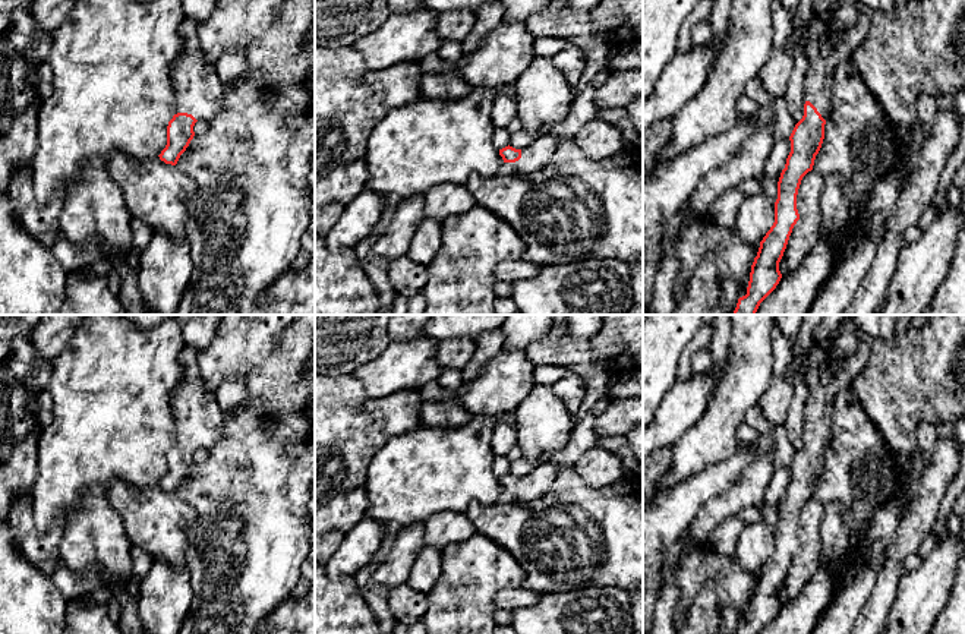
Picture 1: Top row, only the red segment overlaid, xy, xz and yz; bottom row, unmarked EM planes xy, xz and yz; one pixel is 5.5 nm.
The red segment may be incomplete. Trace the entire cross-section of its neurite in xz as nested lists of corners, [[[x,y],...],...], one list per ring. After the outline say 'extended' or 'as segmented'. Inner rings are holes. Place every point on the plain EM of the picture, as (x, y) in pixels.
[[[543,463],[524,477],[515,477],[510,473],[499,477],[504,491],[498,504],[523,504],[540,498],[552,486],[558,467],[554,463]]]; extended

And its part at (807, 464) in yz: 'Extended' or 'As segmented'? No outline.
Extended

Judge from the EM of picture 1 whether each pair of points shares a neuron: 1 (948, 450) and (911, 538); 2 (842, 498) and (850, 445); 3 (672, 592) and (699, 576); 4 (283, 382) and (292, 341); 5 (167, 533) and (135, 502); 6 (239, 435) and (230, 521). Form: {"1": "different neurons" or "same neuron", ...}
{"1": "same neuron", "2": "same neuron", "3": "different neurons", "4": "same neuron", "5": "same neuron", "6": "same neuron"}

